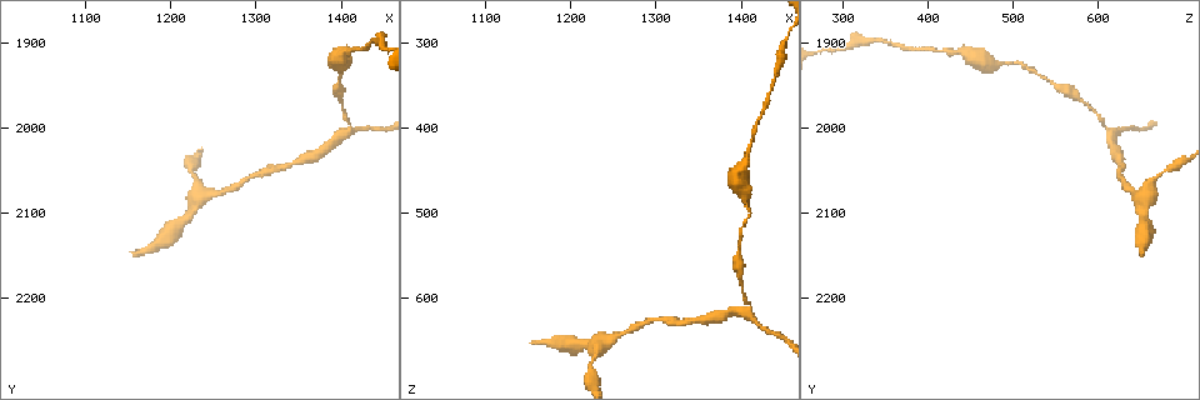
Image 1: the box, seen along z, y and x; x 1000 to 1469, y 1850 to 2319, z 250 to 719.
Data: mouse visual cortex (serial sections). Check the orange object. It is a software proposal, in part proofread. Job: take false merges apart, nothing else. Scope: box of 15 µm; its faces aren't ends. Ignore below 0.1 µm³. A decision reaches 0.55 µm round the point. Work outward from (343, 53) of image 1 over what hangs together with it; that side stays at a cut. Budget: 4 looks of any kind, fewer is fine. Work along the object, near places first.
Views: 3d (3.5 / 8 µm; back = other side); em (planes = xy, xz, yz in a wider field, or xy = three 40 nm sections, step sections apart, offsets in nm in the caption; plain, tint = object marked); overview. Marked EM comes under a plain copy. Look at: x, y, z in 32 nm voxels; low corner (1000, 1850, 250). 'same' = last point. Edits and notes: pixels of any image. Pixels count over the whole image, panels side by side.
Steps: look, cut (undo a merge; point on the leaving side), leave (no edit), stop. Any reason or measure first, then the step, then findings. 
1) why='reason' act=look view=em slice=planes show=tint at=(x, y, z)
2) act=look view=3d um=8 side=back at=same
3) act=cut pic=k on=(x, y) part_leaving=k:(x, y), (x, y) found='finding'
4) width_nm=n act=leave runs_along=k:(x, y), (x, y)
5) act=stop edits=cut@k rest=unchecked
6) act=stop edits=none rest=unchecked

why='abrupt turn' act=look view=3d um=3.5 at=(1405, 2005, 615)

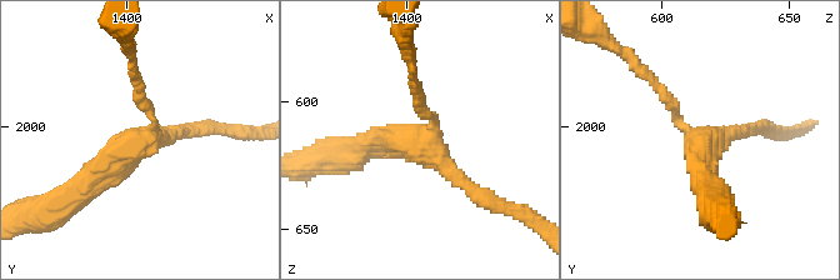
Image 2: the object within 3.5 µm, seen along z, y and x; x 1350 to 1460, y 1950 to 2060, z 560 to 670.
arms=3 arm_widths_nm=150,200,300 act=look view=em slice=xy step=2 show=tint at=(1408, 2006, 614)

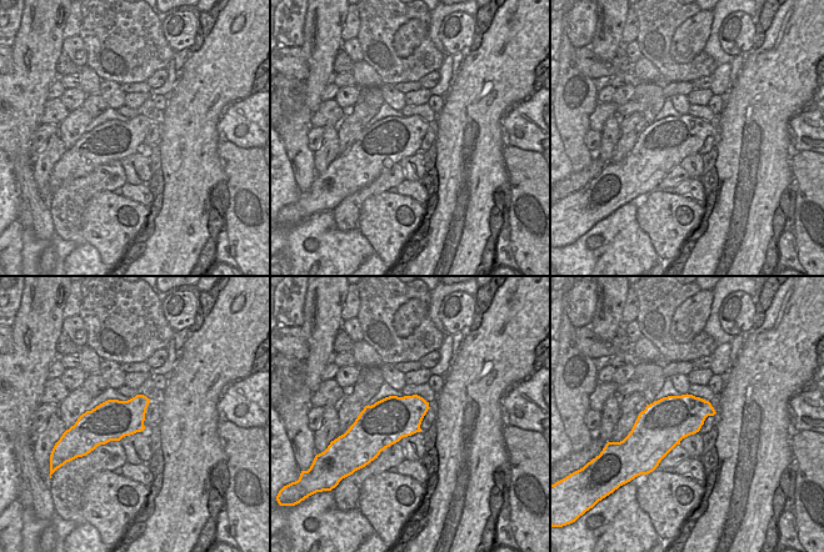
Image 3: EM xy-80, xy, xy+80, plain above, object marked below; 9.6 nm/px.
act=leave runs_along=2:(650, 79), (701, 144), (698, 171), (710, 190) found='continuous, no second cell'

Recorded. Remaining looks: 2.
why='arms part here' act=look view=3d um=3.5 side=back at=(1240, 2080, 650)

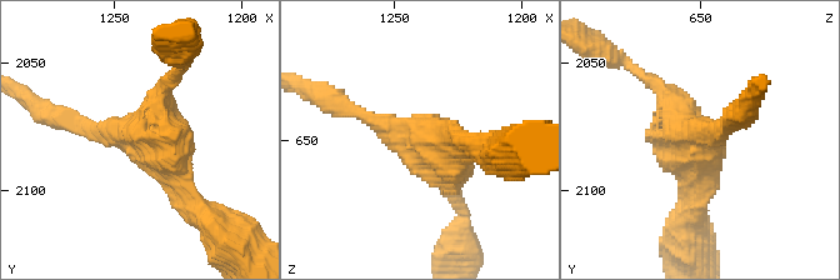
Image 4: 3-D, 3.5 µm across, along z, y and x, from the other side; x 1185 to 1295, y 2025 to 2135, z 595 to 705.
act=look view=em slice=xy step=1 show=tint at=(1242, 2078, 647)

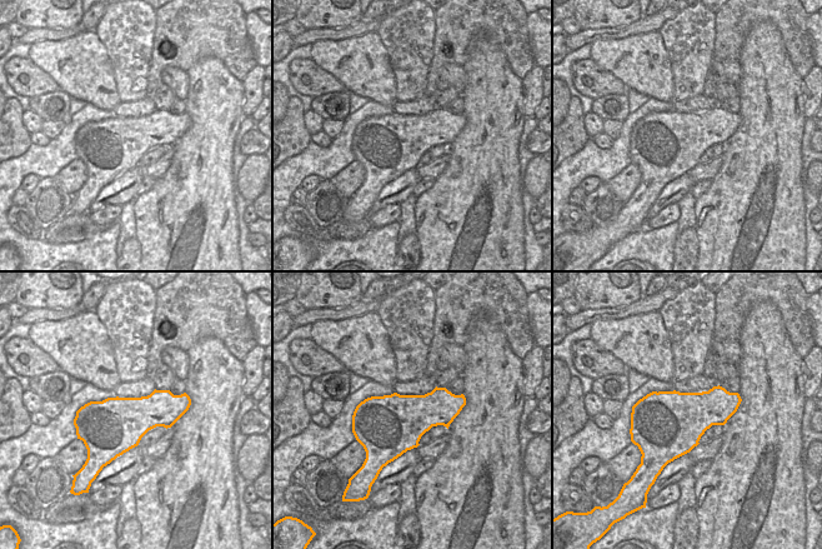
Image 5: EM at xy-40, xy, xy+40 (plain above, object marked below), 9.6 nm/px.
act=leave runs_along=4:(61, 118), (134, 136), (188, 201) found='one cell here'

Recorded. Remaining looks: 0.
act=stop edits=none rest=unchecked

